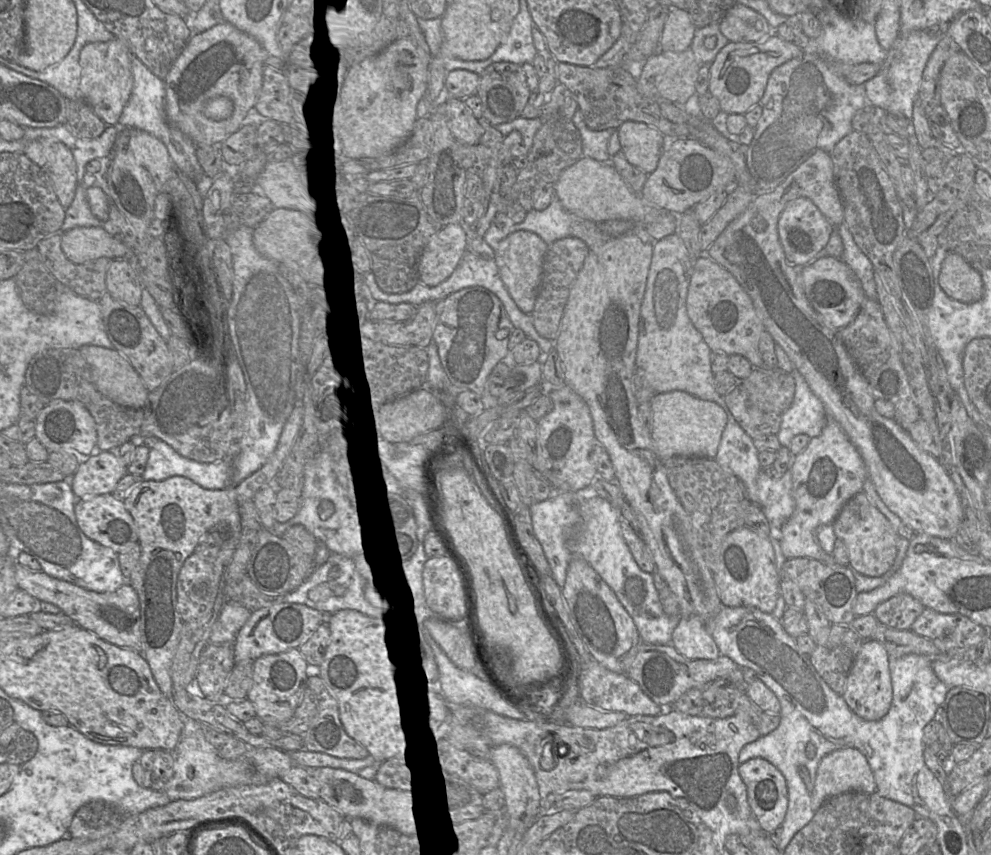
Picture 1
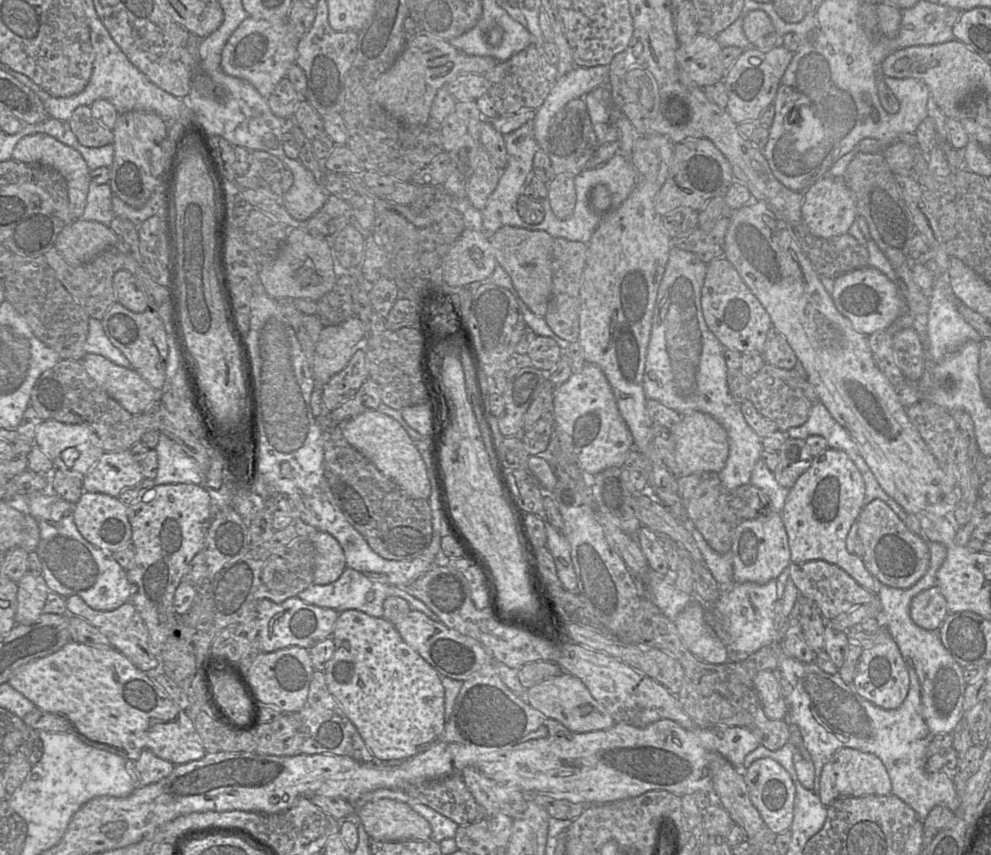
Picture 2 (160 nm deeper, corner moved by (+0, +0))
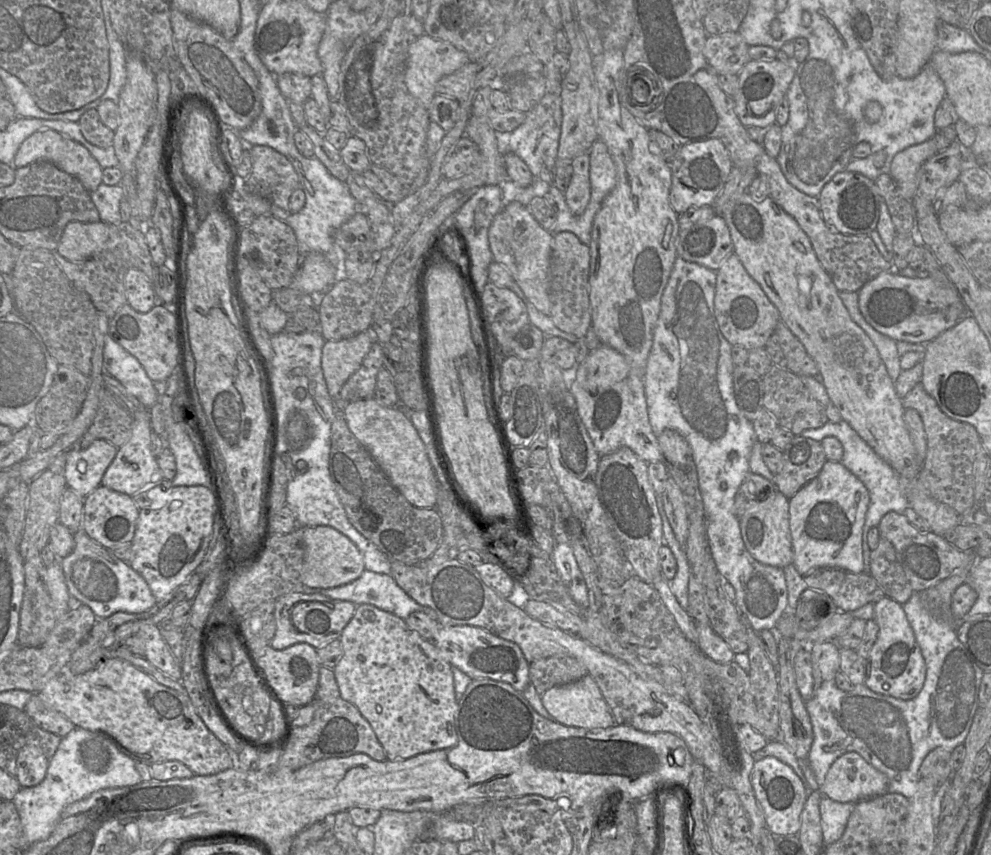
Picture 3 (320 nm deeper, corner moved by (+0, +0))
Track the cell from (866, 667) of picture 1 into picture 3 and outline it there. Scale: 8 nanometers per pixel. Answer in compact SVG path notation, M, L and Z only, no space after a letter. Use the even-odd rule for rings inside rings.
M883 597L874 604L873 620L879 627L877 639L867 659L866 687L897 699L915 698L923 688L926 664L902 604Z

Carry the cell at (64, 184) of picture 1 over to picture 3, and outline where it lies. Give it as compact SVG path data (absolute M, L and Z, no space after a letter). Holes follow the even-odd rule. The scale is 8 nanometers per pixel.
M40 130L27 137L20 145L13 166L21 168L33 162L50 162L64 172L76 177L89 192L94 192L102 183L103 168L82 144L54 130Z

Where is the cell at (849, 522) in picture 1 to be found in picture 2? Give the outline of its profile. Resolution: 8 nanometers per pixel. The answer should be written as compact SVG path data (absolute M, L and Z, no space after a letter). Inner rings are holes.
M882 500L865 505L856 523L863 544L862 561L866 569L883 585L907 589L914 586L927 572L930 552L927 541L911 532L896 513Z

